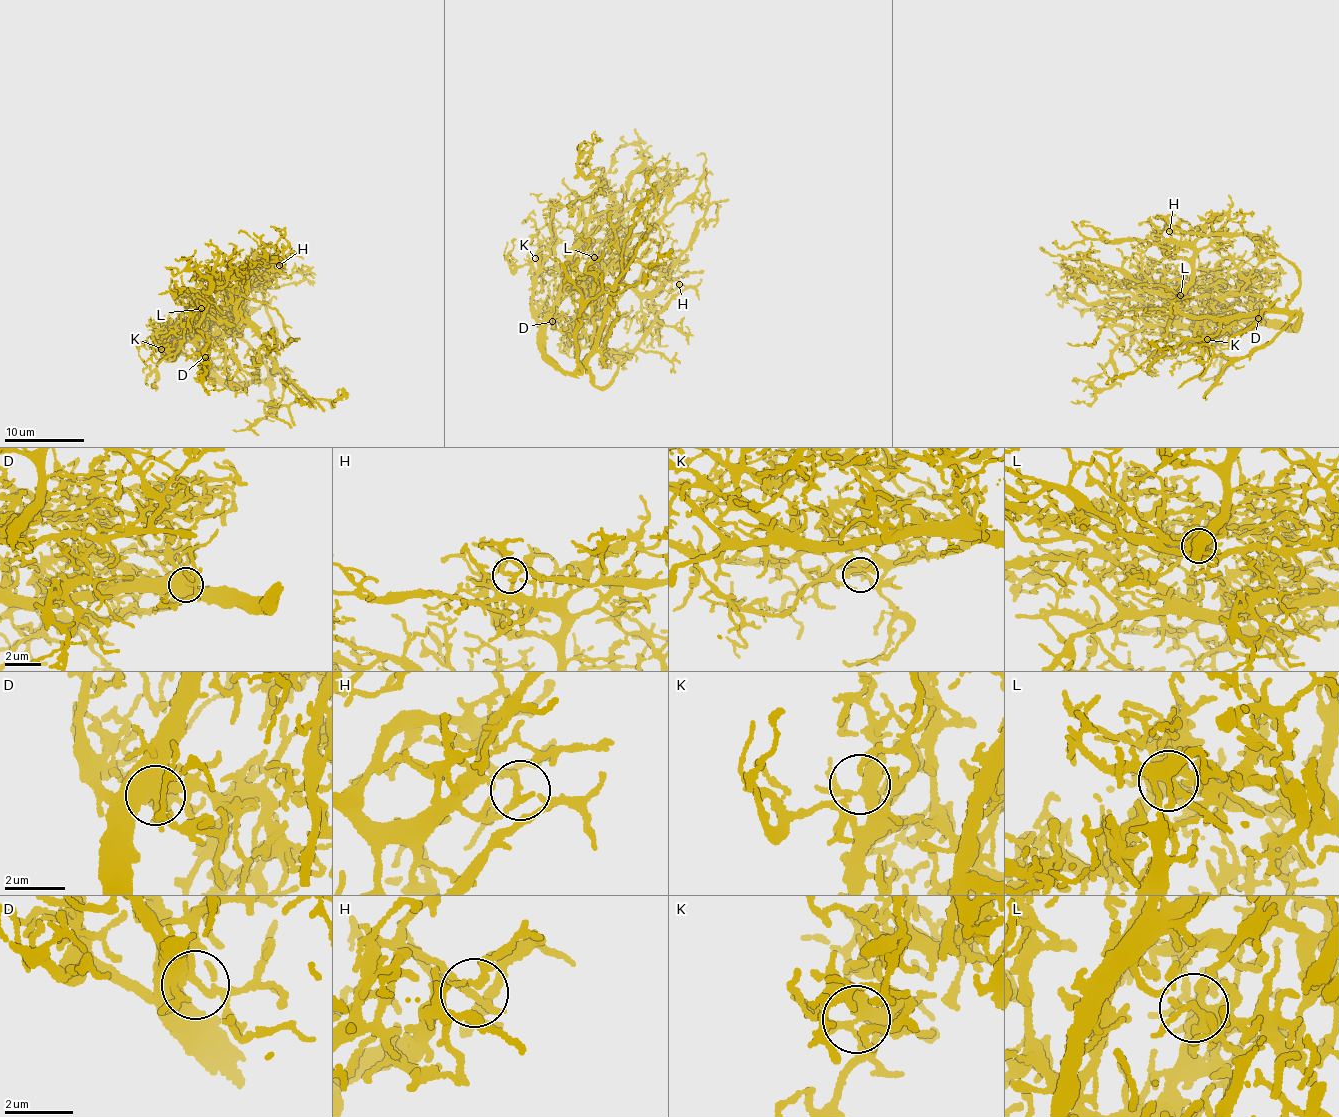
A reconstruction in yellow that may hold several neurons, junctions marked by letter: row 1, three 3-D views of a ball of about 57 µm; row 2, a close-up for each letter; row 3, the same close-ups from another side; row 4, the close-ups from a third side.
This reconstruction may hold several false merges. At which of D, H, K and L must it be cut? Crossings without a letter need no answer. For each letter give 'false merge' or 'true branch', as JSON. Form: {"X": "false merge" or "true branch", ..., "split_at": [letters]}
{"D": "true branch", "H": "true branch", "K": "true branch", "L": "true branch", "split_at": []}

